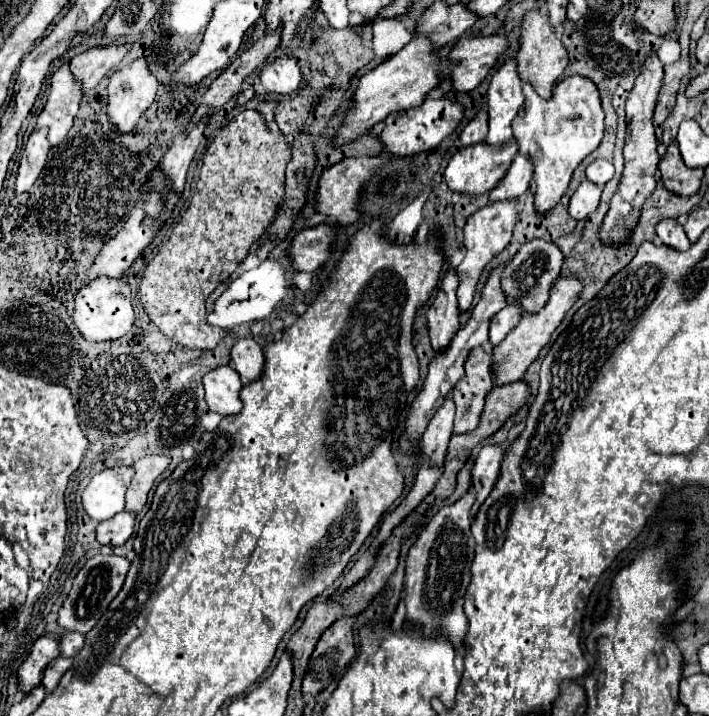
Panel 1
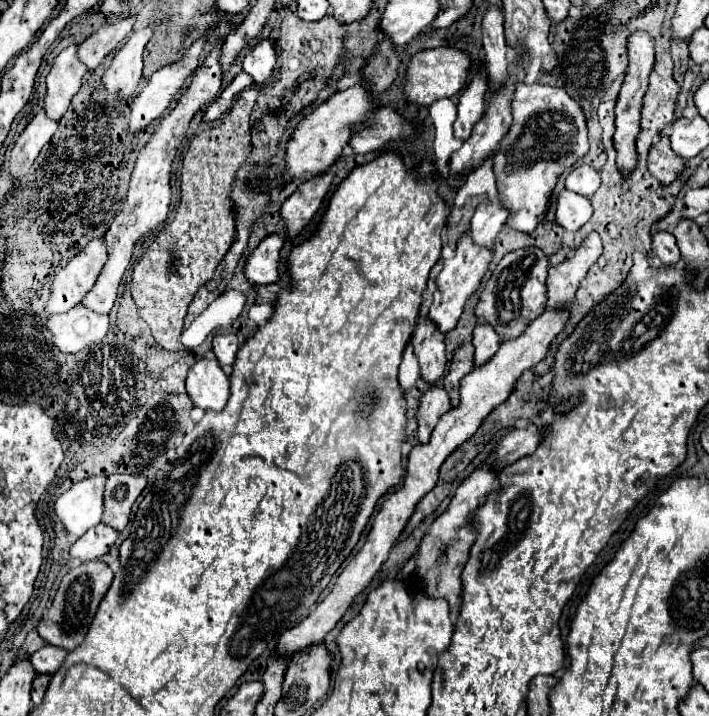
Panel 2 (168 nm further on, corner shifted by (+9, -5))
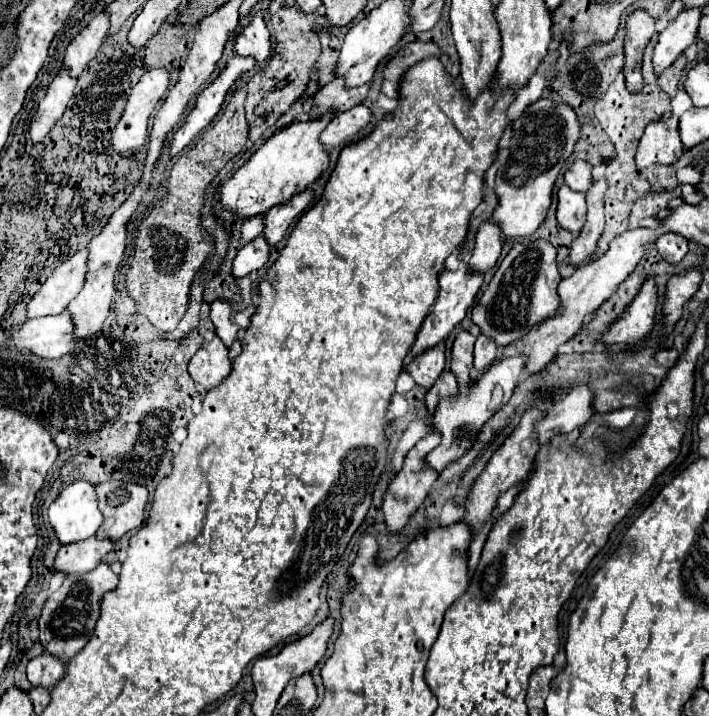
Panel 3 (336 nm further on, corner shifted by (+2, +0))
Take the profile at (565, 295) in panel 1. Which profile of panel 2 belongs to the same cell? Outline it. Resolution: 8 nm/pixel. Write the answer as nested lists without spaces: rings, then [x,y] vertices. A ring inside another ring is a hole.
[[[592,232],[578,250],[574,250],[562,264],[548,270],[548,308],[562,310],[574,302],[578,284],[588,274],[590,266],[602,254],[602,242],[596,232]]]

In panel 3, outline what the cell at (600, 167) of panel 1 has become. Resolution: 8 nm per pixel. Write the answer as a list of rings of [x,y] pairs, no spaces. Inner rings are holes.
[[[573,161],[567,171],[563,173],[563,179],[565,179],[565,185],[571,187],[573,191],[587,191],[593,183],[593,177],[591,177],[591,163],[587,161]]]

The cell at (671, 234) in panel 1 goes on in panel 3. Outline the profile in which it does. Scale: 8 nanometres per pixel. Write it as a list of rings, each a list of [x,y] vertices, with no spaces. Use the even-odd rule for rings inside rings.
[[[665,233],[657,239],[657,249],[661,253],[661,257],[669,263],[679,263],[687,251],[689,251],[689,241],[677,233]]]

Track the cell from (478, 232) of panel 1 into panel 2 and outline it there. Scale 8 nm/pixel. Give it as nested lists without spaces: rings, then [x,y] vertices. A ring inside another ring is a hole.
[[[470,232],[462,234],[462,238],[458,240],[458,248],[456,248],[454,258],[444,260],[442,270],[436,276],[434,302],[432,302],[430,310],[428,310],[428,318],[438,326],[440,332],[446,334],[446,332],[450,332],[456,326],[456,322],[458,322],[458,318],[462,314],[462,308],[464,308],[466,300],[478,290],[480,280],[486,274],[490,262],[492,262],[492,250],[486,250],[486,248],[474,244],[474,240],[470,238]]]

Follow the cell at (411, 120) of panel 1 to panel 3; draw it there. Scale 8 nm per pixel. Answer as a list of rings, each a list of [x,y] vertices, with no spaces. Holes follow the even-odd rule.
[[[355,105],[349,111],[339,113],[321,133],[321,145],[337,147],[347,145],[355,139],[355,135],[369,123],[371,111],[365,105]]]

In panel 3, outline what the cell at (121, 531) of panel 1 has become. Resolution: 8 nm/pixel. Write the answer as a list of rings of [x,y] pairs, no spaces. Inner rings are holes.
[[[89,537],[87,541],[63,545],[57,551],[53,567],[65,575],[87,573],[87,571],[93,571],[111,549],[113,549],[113,543],[109,539],[99,541],[95,537]]]

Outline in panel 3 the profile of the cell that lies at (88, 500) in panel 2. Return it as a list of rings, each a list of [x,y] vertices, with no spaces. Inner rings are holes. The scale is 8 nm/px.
[[[75,481],[65,487],[49,507],[49,525],[55,529],[61,545],[93,537],[101,521],[95,485],[89,481]]]

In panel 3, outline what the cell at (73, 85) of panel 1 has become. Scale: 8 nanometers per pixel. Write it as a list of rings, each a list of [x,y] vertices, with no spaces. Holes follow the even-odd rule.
[[[99,13],[67,45],[63,67],[69,67],[71,77],[79,77],[81,71],[85,69],[85,65],[91,59],[95,59],[97,49],[101,47],[103,39],[107,37],[107,31],[109,31],[109,13]]]

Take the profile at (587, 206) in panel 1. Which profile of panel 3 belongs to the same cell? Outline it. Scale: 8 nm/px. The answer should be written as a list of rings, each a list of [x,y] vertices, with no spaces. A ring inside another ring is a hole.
[[[561,185],[557,191],[557,223],[559,227],[577,233],[585,223],[585,193],[571,191],[567,185]]]

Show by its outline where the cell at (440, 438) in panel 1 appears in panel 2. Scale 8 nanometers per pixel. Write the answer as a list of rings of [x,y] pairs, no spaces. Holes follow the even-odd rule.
[[[434,386],[420,398],[420,408],[418,408],[418,440],[420,444],[426,444],[430,440],[430,434],[434,426],[438,424],[440,416],[450,410],[450,400],[444,388]]]

